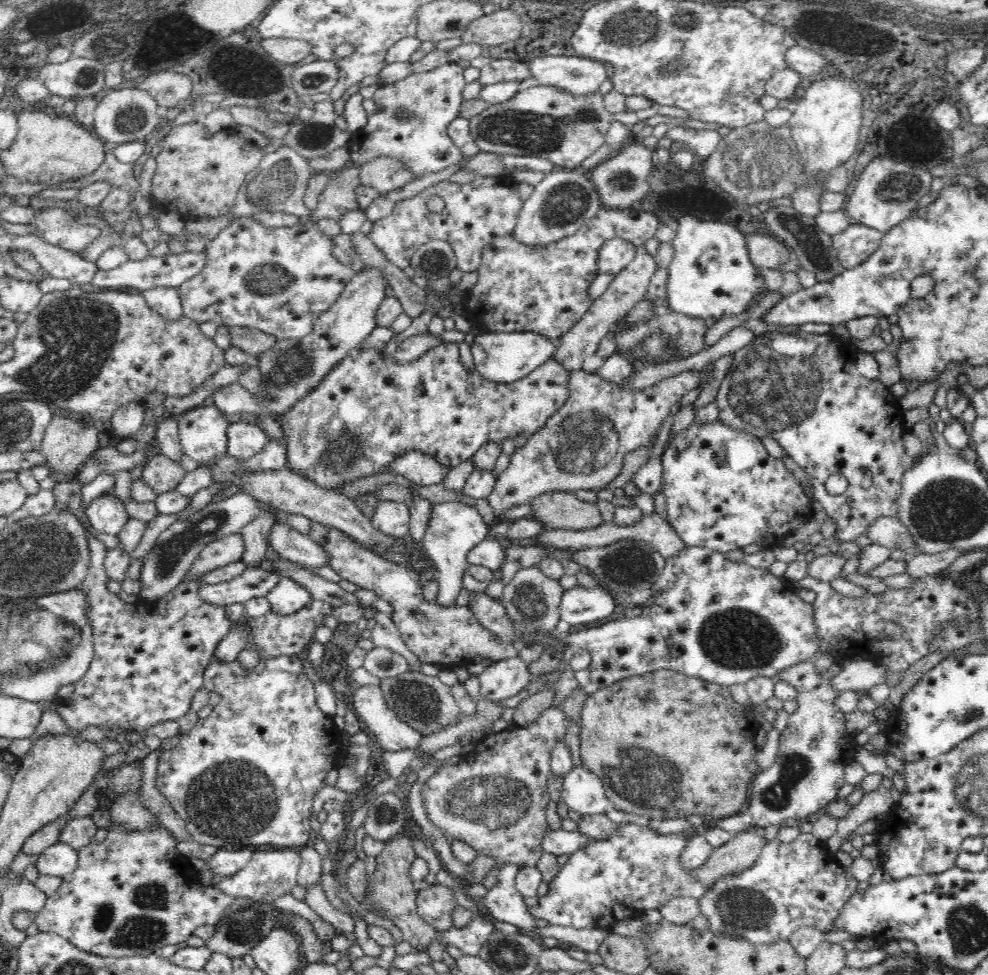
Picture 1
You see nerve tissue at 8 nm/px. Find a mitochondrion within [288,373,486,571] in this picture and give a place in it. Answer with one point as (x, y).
(341, 454)

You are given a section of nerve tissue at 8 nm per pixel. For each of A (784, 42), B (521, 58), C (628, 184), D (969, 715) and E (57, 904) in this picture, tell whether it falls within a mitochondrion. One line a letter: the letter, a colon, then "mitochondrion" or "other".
A: other
B: other
C: mitochondrion
D: mitochondrion
E: other

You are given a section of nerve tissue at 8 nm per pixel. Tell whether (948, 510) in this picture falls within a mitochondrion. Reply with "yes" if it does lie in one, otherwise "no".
yes

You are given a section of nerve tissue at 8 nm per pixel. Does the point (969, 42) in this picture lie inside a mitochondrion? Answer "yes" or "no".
no

